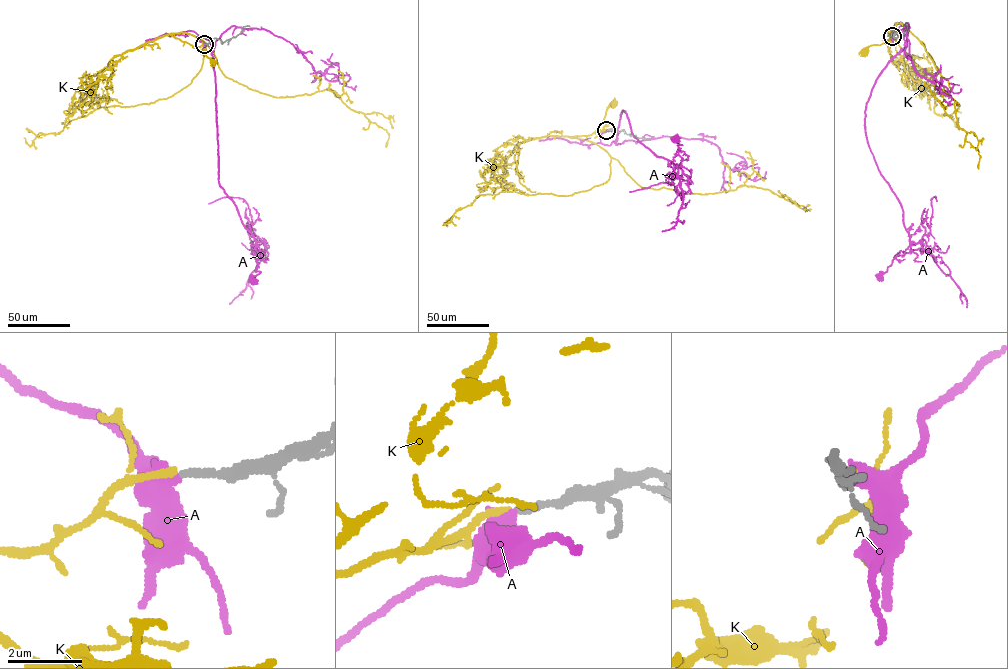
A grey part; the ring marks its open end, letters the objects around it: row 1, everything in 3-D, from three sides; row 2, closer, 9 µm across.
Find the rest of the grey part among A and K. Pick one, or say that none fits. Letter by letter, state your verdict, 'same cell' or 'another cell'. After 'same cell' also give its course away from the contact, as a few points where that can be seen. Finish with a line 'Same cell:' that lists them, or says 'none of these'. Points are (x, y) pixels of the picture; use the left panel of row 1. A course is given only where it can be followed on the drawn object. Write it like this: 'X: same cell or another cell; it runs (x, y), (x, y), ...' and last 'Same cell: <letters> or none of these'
A: another cell
K: same cell; it runs (204, 44), (193, 47), (213, 62)
Same cell: K

